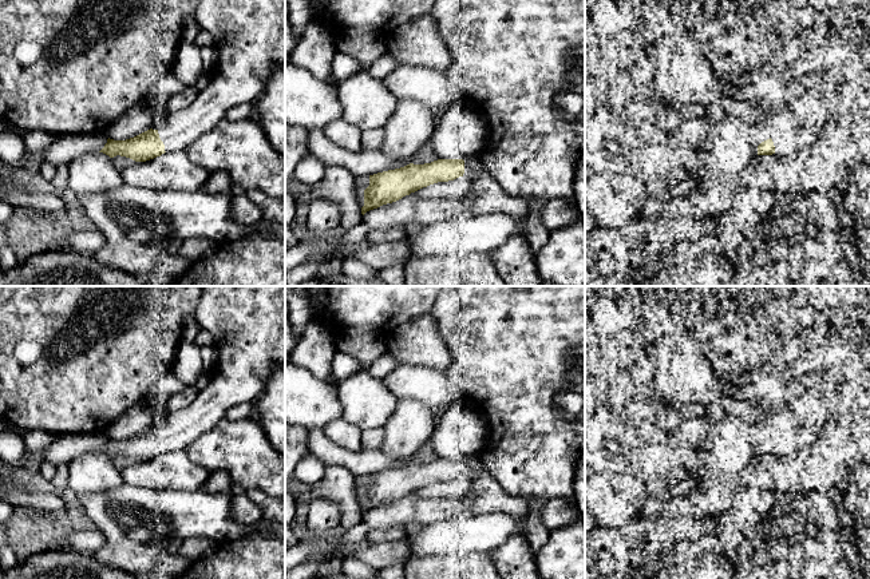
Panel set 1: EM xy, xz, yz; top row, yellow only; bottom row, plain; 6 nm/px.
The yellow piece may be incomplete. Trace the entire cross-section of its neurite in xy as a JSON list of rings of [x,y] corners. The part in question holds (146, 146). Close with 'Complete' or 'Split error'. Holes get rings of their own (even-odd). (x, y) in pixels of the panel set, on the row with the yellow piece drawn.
[[[199,0],[195,9],[199,28],[209,31],[218,49],[218,63],[206,88],[186,108],[167,112],[161,130],[147,130],[126,140],[107,139],[99,151],[146,162],[165,152],[185,150],[207,134],[225,114],[260,98],[276,66],[285,68],[285,0]]]. Split error

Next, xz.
[[[476,155],[463,159],[438,159],[431,163],[414,164],[369,175],[369,186],[364,190],[361,214],[383,205],[396,202],[411,193],[438,182],[471,178],[479,170]]]. Split error

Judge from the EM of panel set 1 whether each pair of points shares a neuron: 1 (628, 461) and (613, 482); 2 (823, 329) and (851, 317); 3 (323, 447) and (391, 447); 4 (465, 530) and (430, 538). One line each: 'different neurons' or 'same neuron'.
1: different neurons
2: same neuron
3: different neurons
4: same neuron

